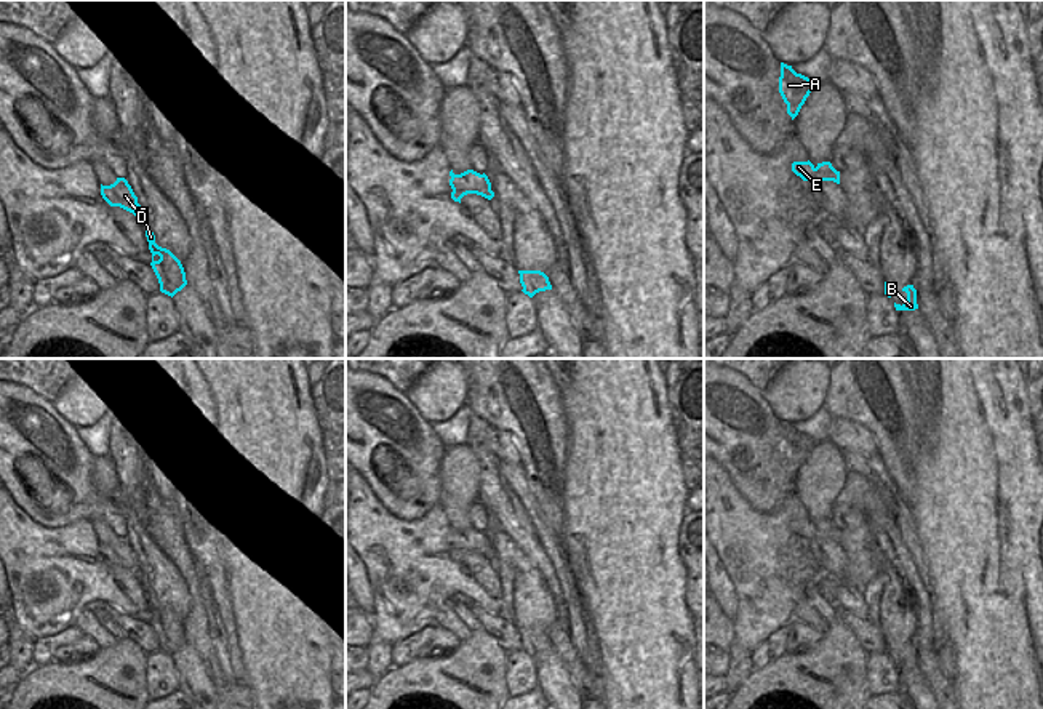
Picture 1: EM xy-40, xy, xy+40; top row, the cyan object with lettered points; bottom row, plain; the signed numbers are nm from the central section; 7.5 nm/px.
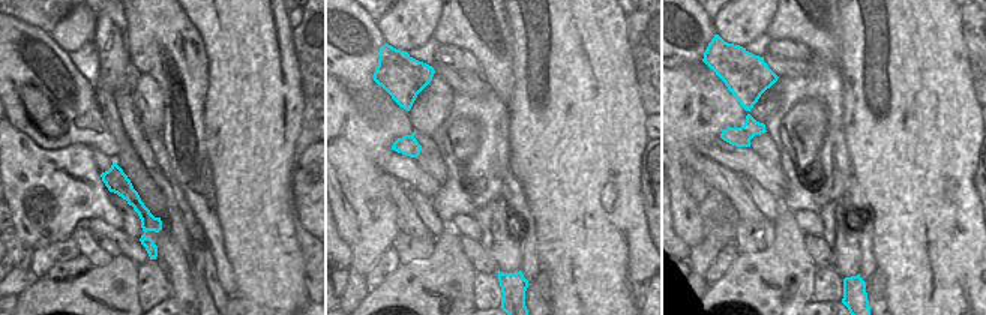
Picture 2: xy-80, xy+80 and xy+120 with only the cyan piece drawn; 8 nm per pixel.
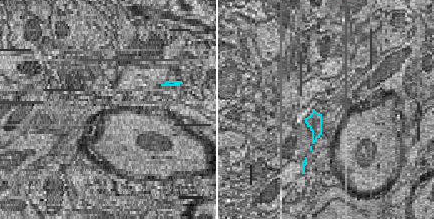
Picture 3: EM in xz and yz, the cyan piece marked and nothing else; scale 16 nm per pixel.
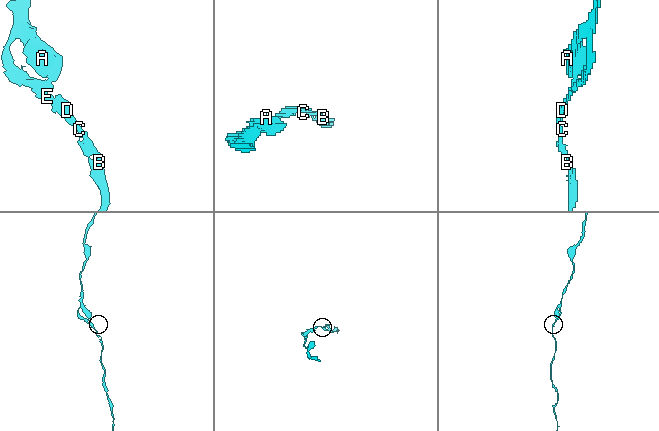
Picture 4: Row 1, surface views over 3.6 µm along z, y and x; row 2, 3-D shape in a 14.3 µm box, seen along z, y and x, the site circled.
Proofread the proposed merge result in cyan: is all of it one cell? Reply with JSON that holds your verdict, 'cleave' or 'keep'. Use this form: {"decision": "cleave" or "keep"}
{"decision": "keep"}

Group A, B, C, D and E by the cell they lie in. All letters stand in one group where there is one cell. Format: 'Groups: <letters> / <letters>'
Groups: A B C D E

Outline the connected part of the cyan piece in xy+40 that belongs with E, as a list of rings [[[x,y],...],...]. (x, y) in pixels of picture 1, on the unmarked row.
[[[793,520],[792,530],[803,539],[833,539],[840,543],[840,530],[837,530],[830,520],[817,522],[816,525],[808,520]]]

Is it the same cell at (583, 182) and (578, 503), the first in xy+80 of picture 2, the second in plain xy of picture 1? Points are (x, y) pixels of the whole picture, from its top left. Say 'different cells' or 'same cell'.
same cell

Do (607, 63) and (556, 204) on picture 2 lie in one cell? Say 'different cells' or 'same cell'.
same cell

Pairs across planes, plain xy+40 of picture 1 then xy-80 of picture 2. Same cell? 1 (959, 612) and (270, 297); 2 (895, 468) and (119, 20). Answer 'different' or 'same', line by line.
1: same
2: different

